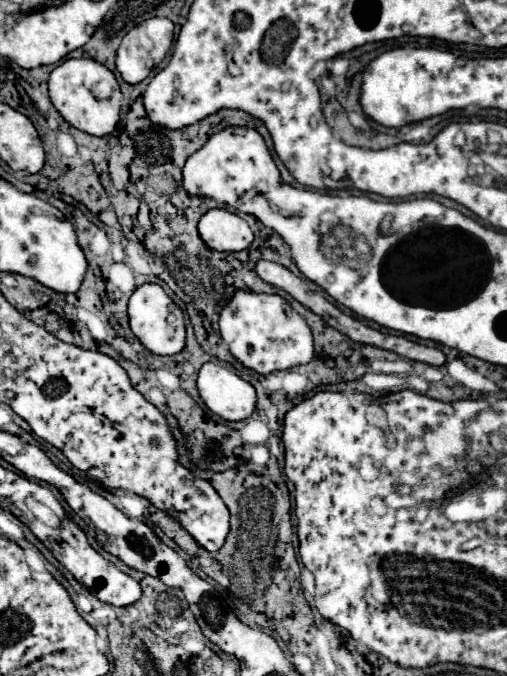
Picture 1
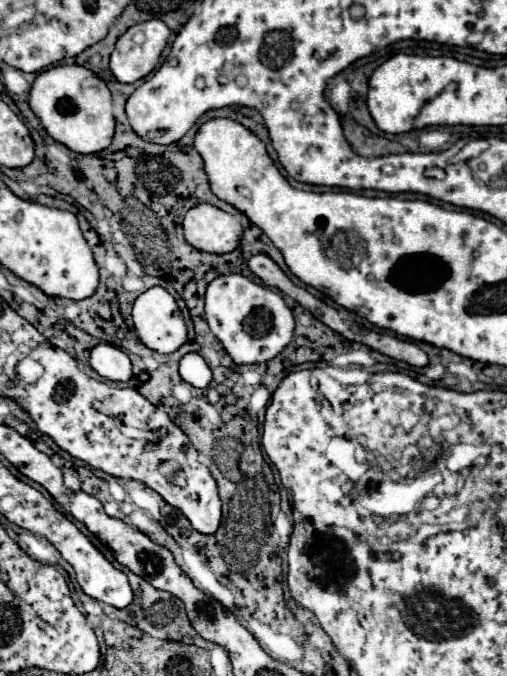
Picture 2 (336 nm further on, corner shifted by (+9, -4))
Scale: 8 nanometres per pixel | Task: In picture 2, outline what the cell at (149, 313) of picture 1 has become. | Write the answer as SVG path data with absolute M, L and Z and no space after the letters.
M153 286L135 300L133 322L135 322L135 332L137 332L139 340L147 348L161 352L161 354L175 352L187 340L187 328L185 328L185 320L181 316L181 310L179 310L175 298L163 286Z

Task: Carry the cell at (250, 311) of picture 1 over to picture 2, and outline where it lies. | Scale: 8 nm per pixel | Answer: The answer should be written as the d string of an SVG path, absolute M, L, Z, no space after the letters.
M227 274L227 276L217 276L213 282L209 282L207 292L205 292L205 314L211 332L221 340L223 348L227 354L233 358L235 364L259 364L275 358L293 338L293 328L295 328L295 318L289 310L289 306L283 302L283 298L265 288L255 284L253 280L241 276L241 274Z

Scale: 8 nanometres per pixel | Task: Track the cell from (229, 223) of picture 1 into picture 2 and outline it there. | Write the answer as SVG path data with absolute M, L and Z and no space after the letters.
M197 204L183 218L185 240L201 250L211 254L225 254L239 246L243 236L243 226L239 220L217 206Z

